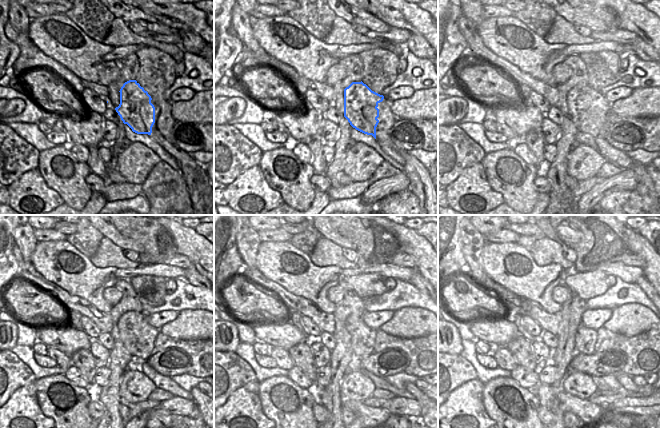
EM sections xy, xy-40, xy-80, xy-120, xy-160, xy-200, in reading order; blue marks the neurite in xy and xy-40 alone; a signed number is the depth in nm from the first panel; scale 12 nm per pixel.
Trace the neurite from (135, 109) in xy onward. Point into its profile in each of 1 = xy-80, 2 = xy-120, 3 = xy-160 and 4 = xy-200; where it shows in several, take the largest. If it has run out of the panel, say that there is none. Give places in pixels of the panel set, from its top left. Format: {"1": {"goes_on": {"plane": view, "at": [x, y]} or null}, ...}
{"1": {"goes_on": {"plane": "xy-80", "at": [584, 103]}}, "2": {"goes_on": {"plane": "xy-120", "at": [138, 336]}}, "3": {"goes_on": {"plane": "xy-160", "at": [363, 337]}}, "4": {"goes_on": {"plane": "xy-200", "at": [586, 338]}}}

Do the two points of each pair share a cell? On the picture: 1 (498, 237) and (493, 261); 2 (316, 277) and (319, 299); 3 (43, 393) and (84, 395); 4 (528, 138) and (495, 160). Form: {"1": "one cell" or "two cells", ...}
{"1": "two cells", "2": "one cell", "3": "one cell", "4": "two cells"}

